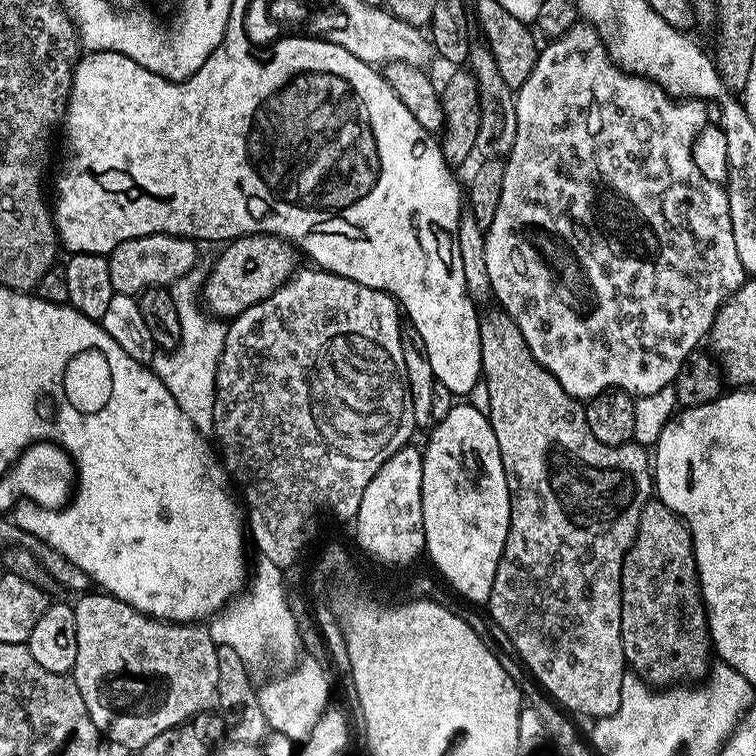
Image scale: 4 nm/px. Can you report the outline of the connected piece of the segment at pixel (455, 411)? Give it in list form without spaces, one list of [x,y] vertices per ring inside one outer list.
[[[456,402],[443,413],[444,417],[435,421],[434,427],[427,433],[428,445],[423,445],[422,455],[422,526],[424,527],[424,552],[426,556],[432,559],[432,564],[438,571],[444,575],[443,583],[453,588],[460,596],[465,596],[468,600],[480,604],[476,606],[487,605],[490,598],[490,590],[494,586],[494,574],[498,570],[498,562],[502,556],[502,550],[508,537],[508,527],[510,526],[510,490],[508,489],[508,479],[506,470],[502,466],[502,454],[498,450],[498,438],[494,438],[494,430],[487,415],[480,412],[470,402]]]

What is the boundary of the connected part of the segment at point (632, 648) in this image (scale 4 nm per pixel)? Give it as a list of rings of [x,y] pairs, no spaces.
[[[659,498],[649,499],[638,518],[636,537],[628,547],[622,562],[620,579],[622,598],[622,646],[627,667],[645,684],[659,690],[681,682],[692,682],[709,667],[714,656],[712,639],[708,633],[708,617],[700,593],[700,579],[696,577],[696,559],[692,553],[692,536],[684,521],[668,509]]]

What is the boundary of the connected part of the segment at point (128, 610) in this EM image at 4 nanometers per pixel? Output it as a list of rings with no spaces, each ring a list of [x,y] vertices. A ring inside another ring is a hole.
[[[100,590],[93,591],[91,594],[81,595],[77,600],[80,601],[75,601],[74,607],[76,610],[78,654],[76,655],[76,664],[72,668],[71,674],[76,681],[78,690],[82,694],[82,702],[86,702],[86,710],[90,714],[94,726],[100,731],[101,736],[107,738],[113,745],[115,745],[114,743],[121,744],[122,747],[139,753],[150,742],[154,742],[154,738],[158,738],[158,734],[162,734],[171,728],[176,728],[179,724],[184,724],[200,712],[211,712],[217,707],[218,654],[216,653],[216,644],[211,640],[210,631],[203,623],[174,624],[167,620],[155,620],[153,616],[147,616],[138,610],[134,610],[129,604],[119,600],[117,596],[109,596]]]

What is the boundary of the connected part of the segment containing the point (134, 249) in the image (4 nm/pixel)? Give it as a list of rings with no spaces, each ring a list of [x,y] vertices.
[[[165,232],[154,236],[123,240],[114,250],[107,253],[110,270],[110,286],[113,292],[138,297],[148,288],[161,284],[171,286],[193,267],[197,241],[187,236],[171,236]]]

